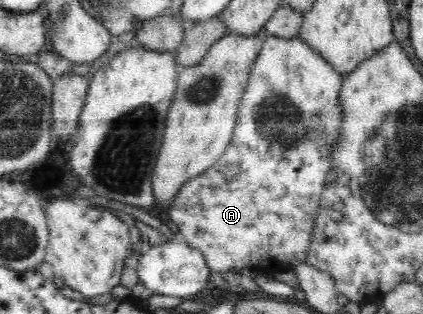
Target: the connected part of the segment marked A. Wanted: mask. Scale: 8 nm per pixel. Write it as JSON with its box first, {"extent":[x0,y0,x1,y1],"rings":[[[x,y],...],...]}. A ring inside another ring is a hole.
{"extent":[162,36,343,276],"rings":[[[299,36],[264,39],[240,99],[238,120],[227,149],[207,171],[179,188],[172,204],[164,210],[167,215],[162,215],[180,240],[205,257],[211,271],[225,275],[250,268],[271,276],[306,264],[313,241],[315,211],[323,187],[333,183],[329,181],[329,173],[333,173],[329,155],[339,141],[343,125],[343,104],[339,100],[343,79],[319,51]],[[243,173],[249,175],[249,183],[227,183],[243,177]]]}

